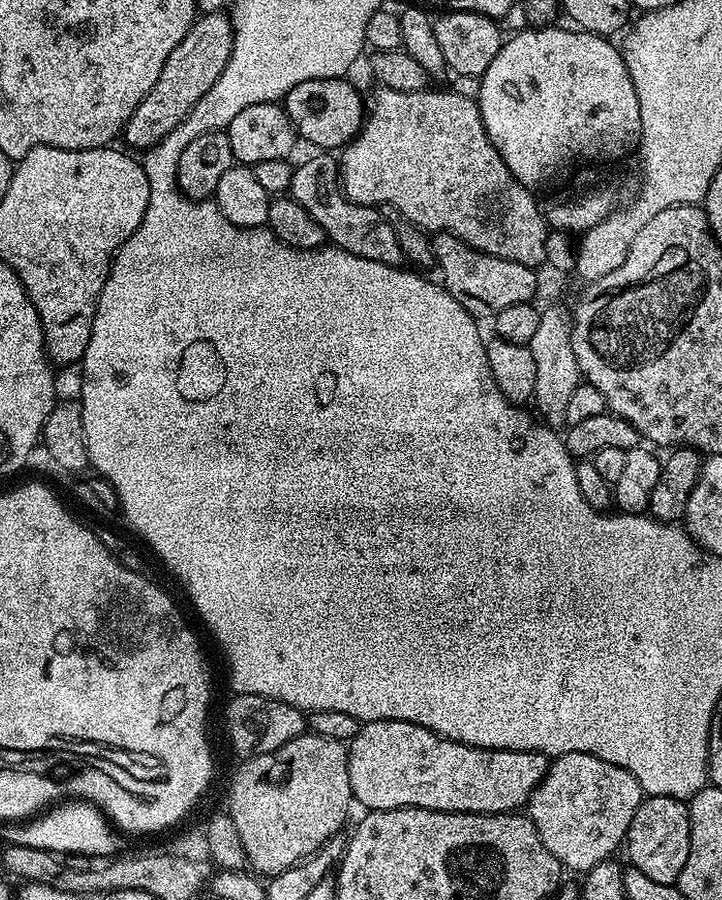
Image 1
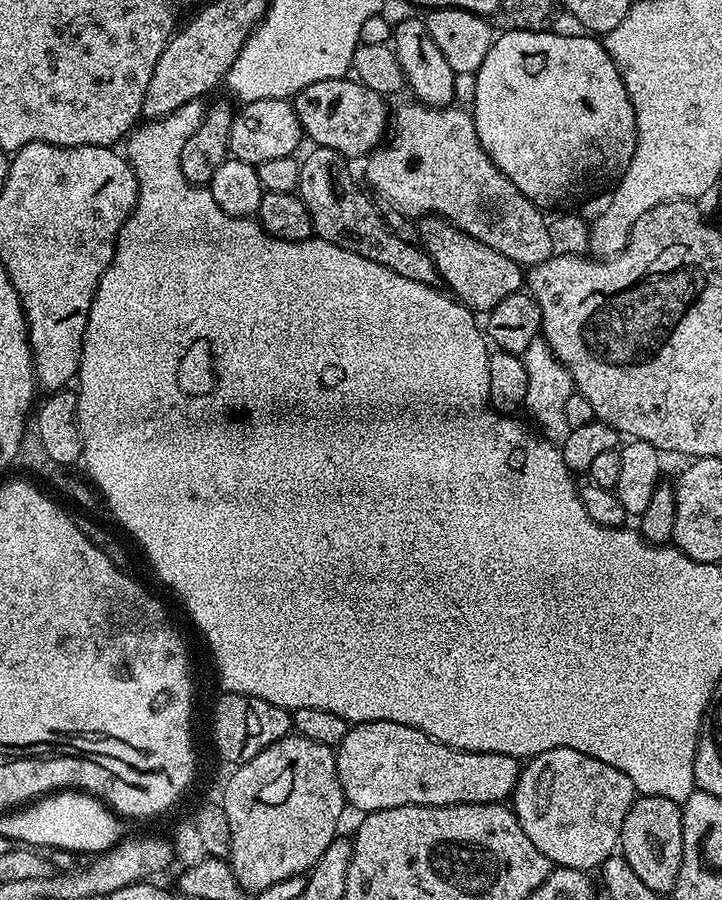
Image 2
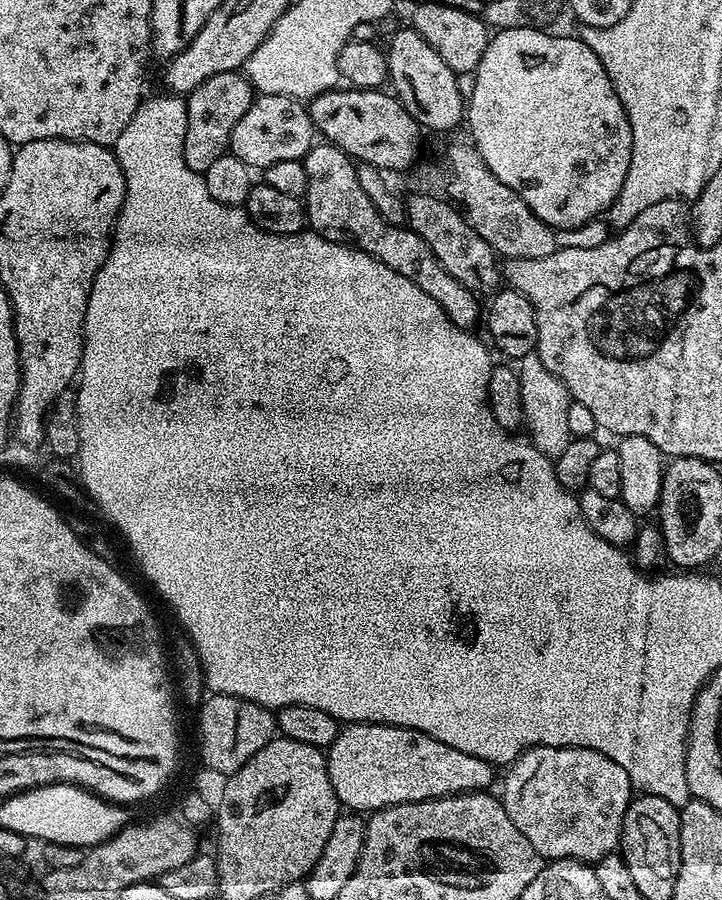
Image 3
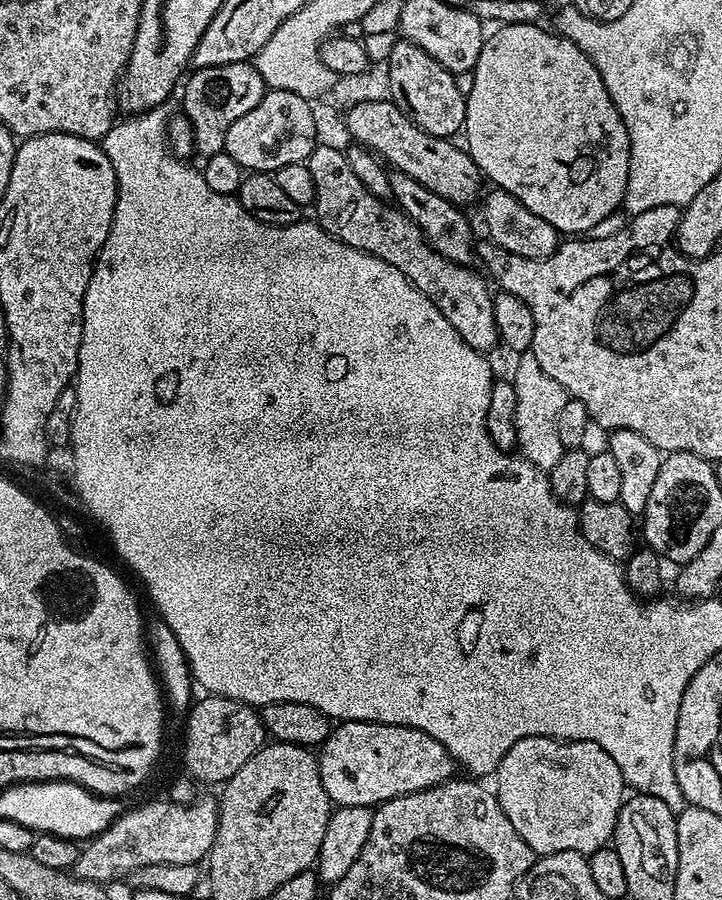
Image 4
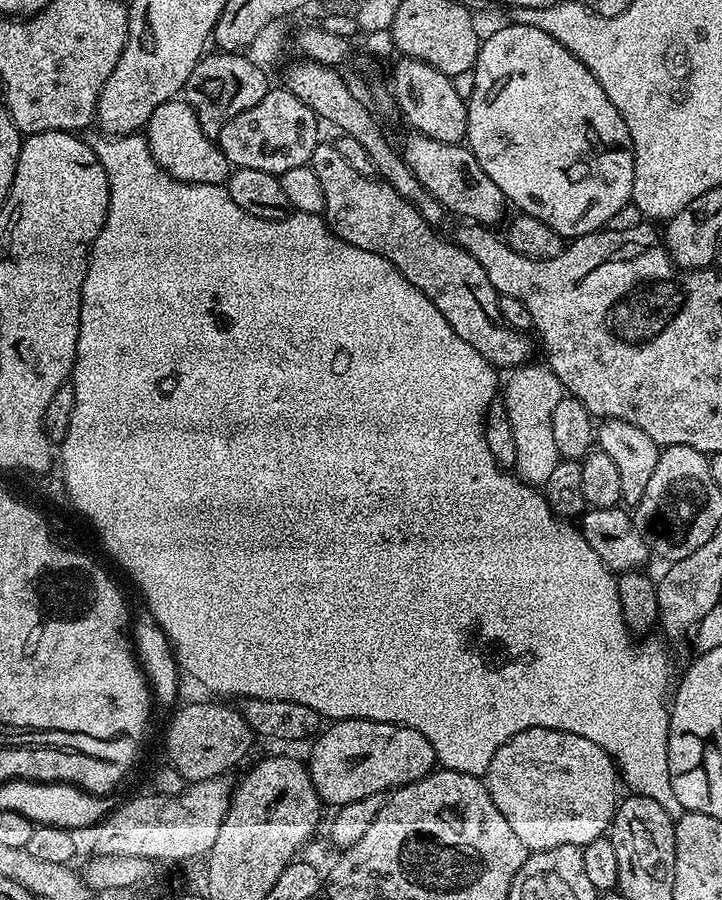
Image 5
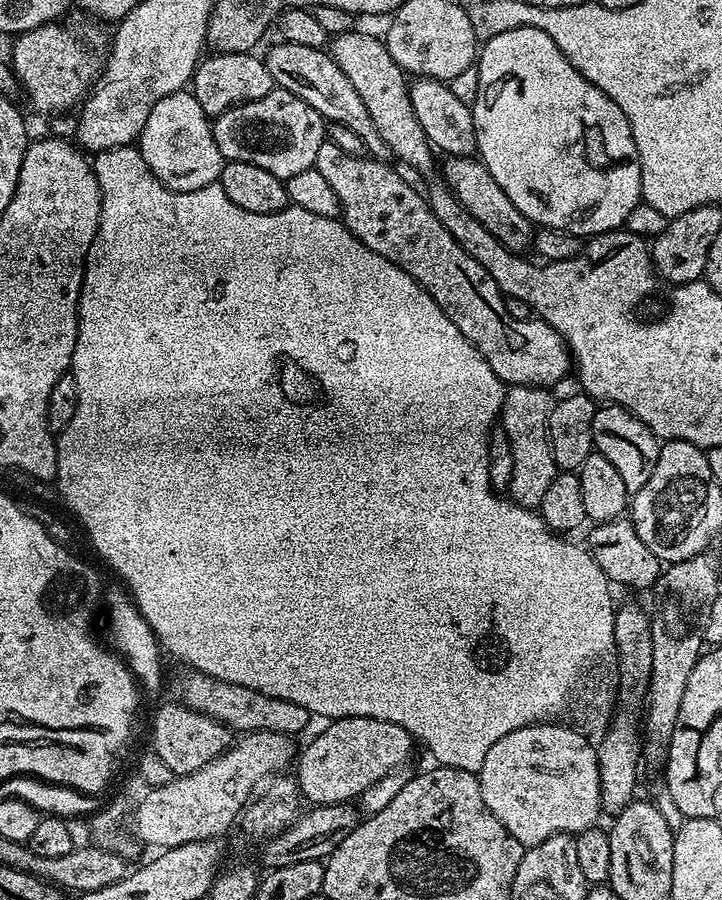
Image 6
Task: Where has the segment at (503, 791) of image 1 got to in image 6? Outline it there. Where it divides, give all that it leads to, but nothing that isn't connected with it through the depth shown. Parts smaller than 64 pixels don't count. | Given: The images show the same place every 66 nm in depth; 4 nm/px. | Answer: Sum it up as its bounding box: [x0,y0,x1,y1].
[295,716,414,805]

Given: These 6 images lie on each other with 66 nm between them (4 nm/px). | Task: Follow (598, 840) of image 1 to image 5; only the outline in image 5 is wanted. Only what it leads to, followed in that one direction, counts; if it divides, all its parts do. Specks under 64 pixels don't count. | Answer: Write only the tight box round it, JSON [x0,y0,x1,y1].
[486,728,618,853]

